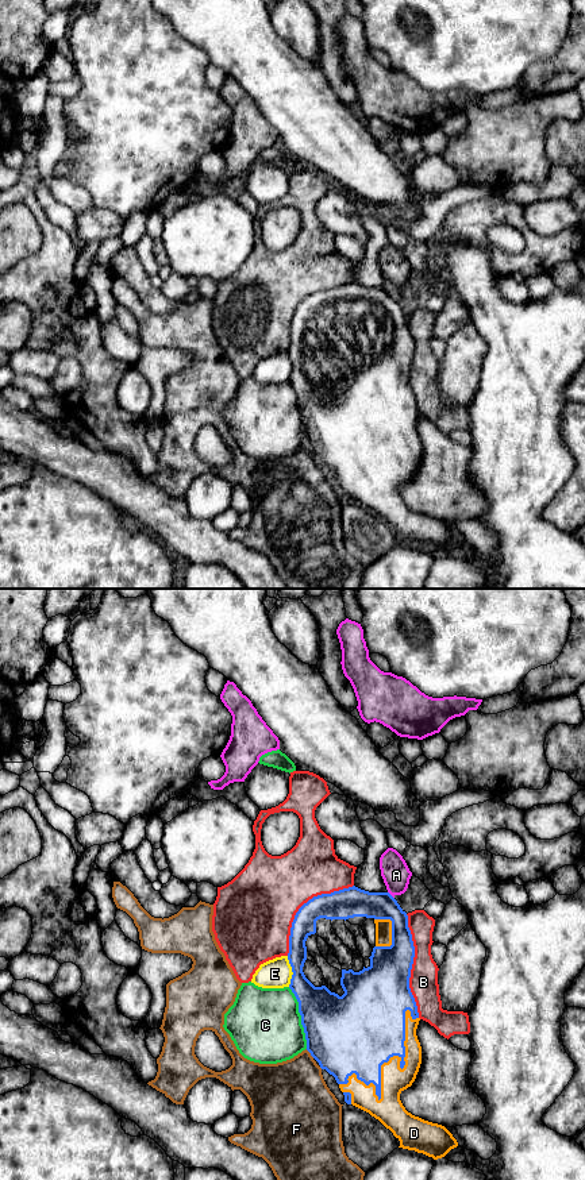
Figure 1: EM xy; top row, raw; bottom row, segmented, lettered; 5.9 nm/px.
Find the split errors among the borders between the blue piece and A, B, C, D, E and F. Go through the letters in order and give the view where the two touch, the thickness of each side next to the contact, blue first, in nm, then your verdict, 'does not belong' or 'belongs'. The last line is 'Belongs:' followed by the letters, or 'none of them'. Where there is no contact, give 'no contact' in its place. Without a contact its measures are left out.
A: meets blue in xy; 180 nm thick on the blue side, 170 nm on the other; does not belong
B: meets blue in xy; 360 nm thick on the blue side, 170 nm on the other; does not belong
C: meets blue in xy; 420 nm thick on the blue side, 420 nm on the other; does not belong
D: meets blue in xy; 440 nm thick on the blue side, 170 nm on the other; belongs
E: meets blue in xy; 220 nm thick on the blue side, 180 nm on the other; does not belong
F: meets blue in xy; 460 nm thick on the blue side, 380 nm on the other; does not belong
Belongs: D

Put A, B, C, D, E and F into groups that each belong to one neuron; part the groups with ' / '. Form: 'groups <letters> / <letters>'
groups A / B / C / D / E / F

